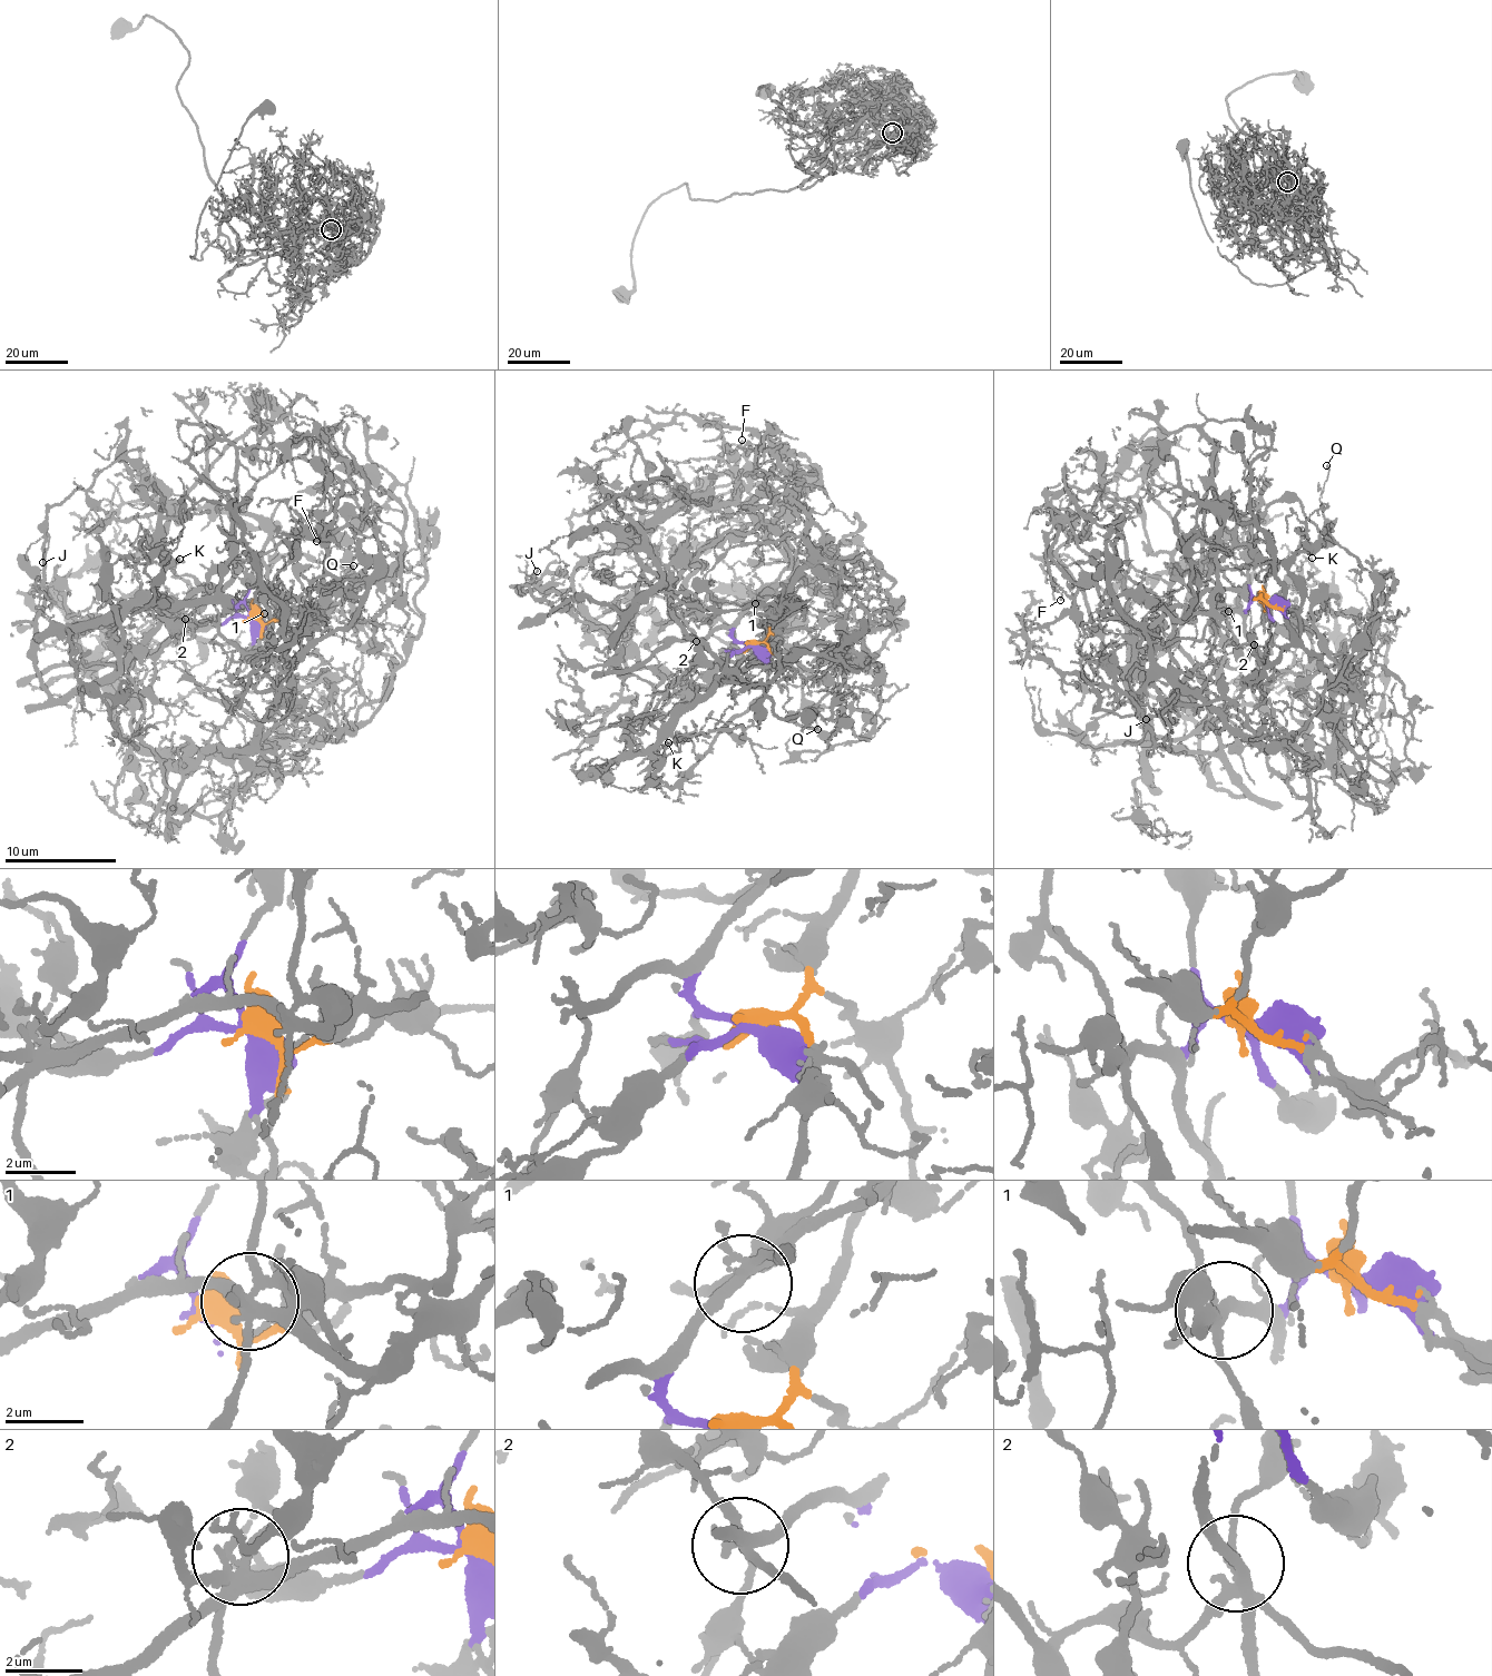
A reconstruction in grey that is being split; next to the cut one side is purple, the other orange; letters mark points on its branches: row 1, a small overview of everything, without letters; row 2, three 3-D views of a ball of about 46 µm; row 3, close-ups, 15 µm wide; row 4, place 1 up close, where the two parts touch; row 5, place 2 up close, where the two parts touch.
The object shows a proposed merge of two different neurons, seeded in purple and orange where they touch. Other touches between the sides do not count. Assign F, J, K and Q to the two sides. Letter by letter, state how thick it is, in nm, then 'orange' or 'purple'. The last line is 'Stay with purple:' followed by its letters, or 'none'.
F: 90 nm | purple
J: 110 nm | orange
K: 120 nm | orange
Q: 120 nm | orange
Stay with purple: F

